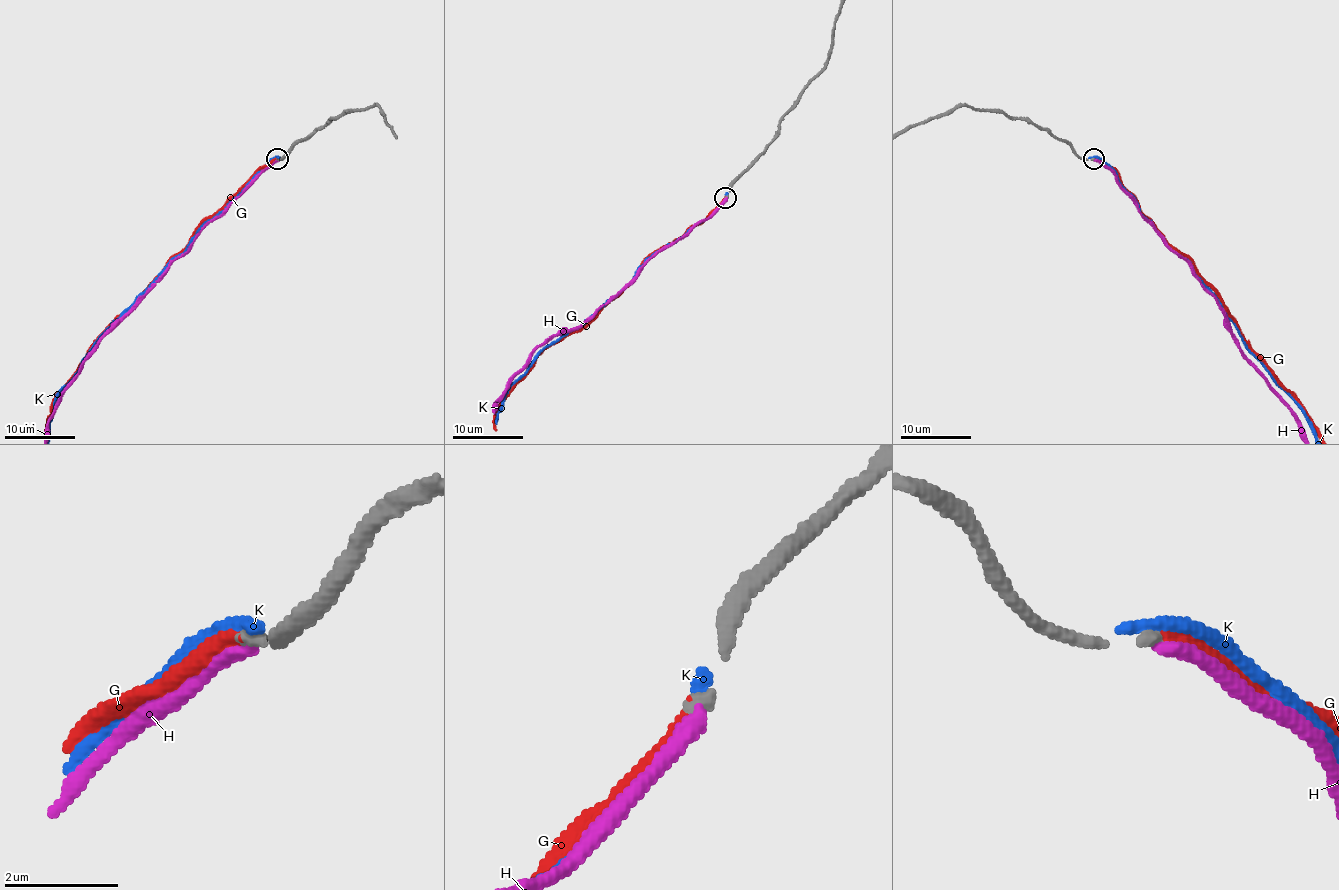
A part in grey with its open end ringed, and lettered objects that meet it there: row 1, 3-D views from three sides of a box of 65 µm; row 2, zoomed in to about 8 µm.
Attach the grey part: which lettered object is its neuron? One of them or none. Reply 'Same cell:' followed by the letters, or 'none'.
Same cell: G

